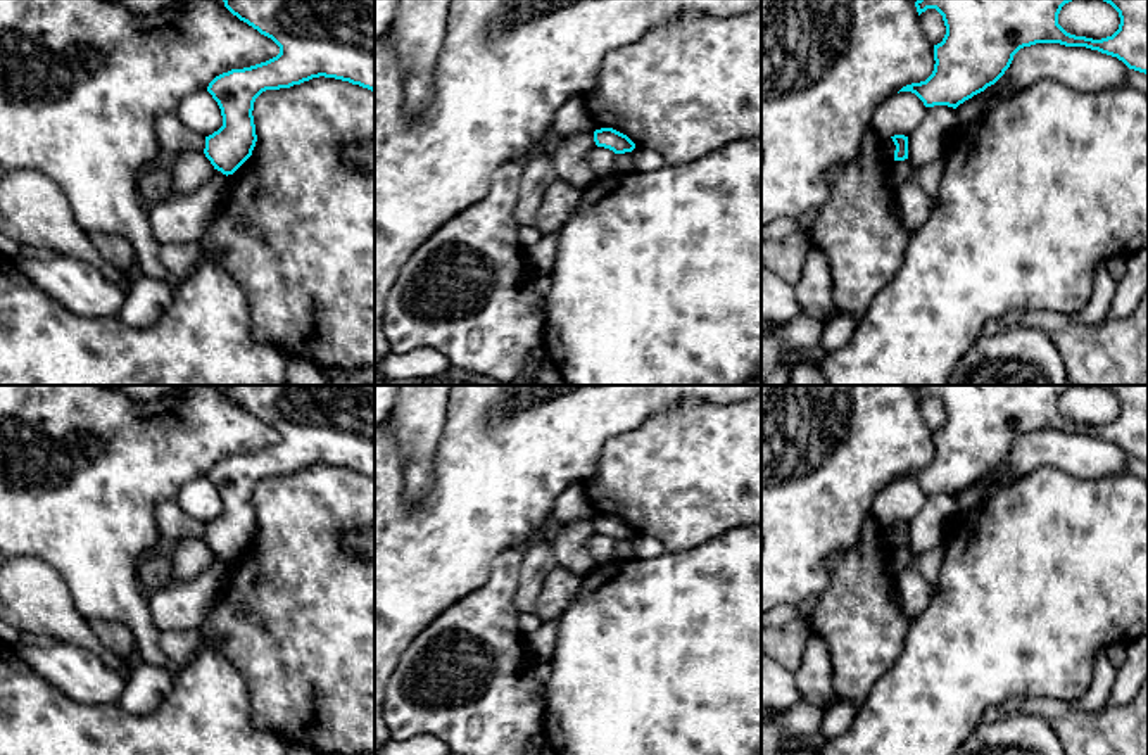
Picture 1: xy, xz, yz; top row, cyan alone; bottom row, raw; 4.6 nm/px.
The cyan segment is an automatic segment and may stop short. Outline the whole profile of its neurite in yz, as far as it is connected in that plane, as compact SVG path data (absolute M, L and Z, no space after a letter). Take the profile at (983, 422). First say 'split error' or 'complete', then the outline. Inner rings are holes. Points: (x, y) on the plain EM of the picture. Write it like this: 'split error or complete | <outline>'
complete | M918 385L918 403L936 396L944 408L946 422L934 432L934 458L920 470L899 479L915 480L925 494L948 492L956 496L965 487L994 472L1010 454L1013 442L1036 430L1086 434L1117 444L1129 456L1148 461L1148 385L1098 385L1110 390L1120 404L1119 416L1107 425L1093 427L1067 420L1058 411L1062 394L1079 385Z

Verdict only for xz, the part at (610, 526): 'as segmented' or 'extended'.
as segmented

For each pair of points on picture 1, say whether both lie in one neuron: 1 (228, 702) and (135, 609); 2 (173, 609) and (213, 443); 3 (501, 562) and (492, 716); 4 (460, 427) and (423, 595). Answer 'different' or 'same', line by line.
1: different
2: different
3: same
4: same

